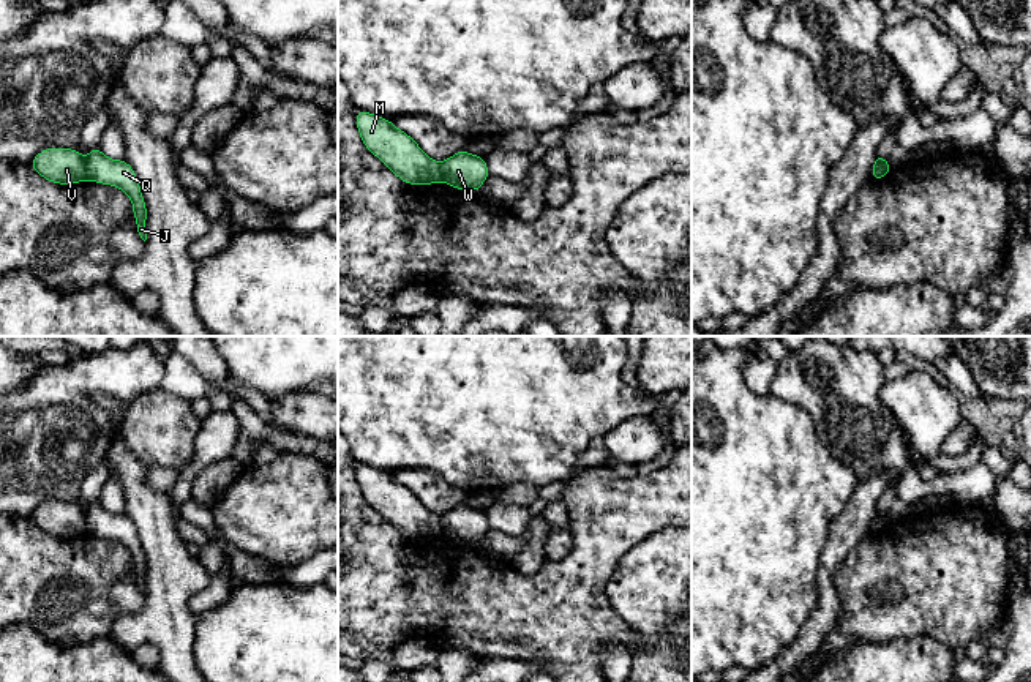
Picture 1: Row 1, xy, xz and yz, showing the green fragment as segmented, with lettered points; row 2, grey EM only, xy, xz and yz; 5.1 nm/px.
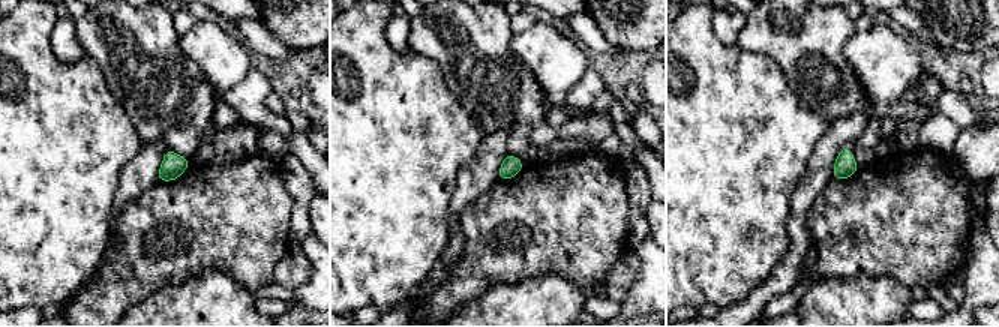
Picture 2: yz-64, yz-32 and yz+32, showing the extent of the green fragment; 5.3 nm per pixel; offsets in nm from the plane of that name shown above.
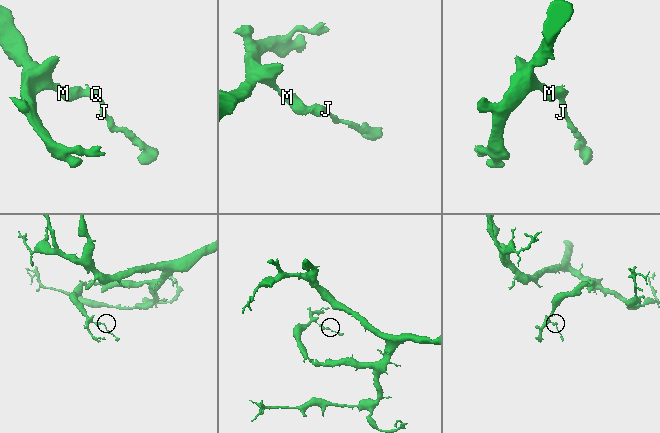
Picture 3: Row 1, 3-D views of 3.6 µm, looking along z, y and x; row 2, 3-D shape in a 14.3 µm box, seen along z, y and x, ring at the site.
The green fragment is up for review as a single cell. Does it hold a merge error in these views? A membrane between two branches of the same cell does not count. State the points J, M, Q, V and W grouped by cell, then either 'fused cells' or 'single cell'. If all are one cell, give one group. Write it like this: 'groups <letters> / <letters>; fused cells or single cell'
groups J Q W / M V; fused cells

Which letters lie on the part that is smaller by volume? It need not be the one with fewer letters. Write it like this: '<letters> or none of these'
J, Q, W

